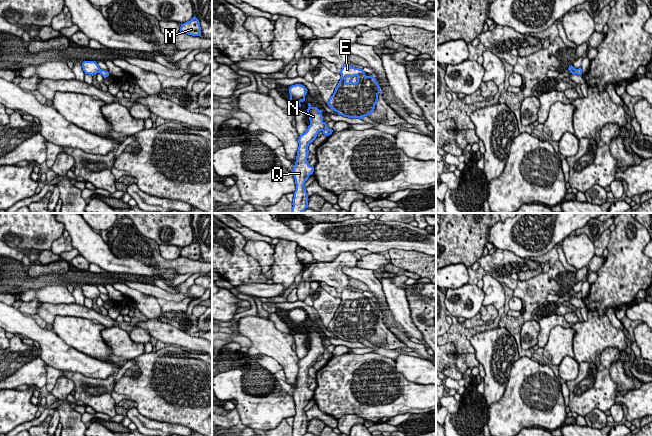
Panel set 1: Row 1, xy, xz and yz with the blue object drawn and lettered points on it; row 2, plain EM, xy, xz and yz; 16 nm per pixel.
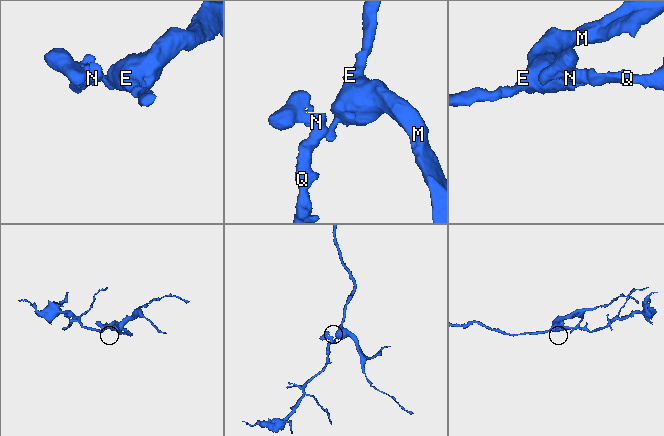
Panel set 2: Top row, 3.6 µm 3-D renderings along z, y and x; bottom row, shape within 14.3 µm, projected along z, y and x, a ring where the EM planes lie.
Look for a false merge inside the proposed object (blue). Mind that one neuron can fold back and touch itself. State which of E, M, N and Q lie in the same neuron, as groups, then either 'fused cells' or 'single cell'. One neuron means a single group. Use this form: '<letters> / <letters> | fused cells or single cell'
E M / N Q | fused cells

